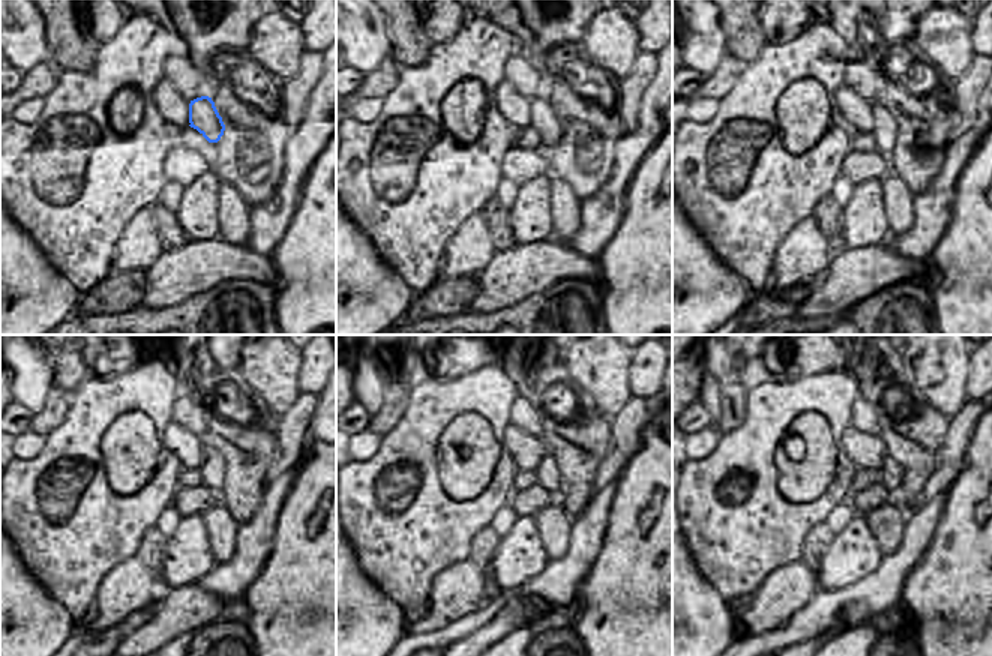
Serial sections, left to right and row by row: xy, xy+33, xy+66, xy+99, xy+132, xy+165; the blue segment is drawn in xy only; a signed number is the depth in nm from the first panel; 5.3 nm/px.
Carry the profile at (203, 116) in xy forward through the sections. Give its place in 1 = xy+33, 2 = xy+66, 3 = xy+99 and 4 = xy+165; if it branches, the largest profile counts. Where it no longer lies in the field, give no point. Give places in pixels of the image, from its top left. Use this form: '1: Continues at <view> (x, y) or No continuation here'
1: Continues at xy+33 (545, 119)
2: Continues at xy+66 (883, 131)
3: Continues at xy+99 (213, 476)
4: Continues at xy+165 (893, 472)

